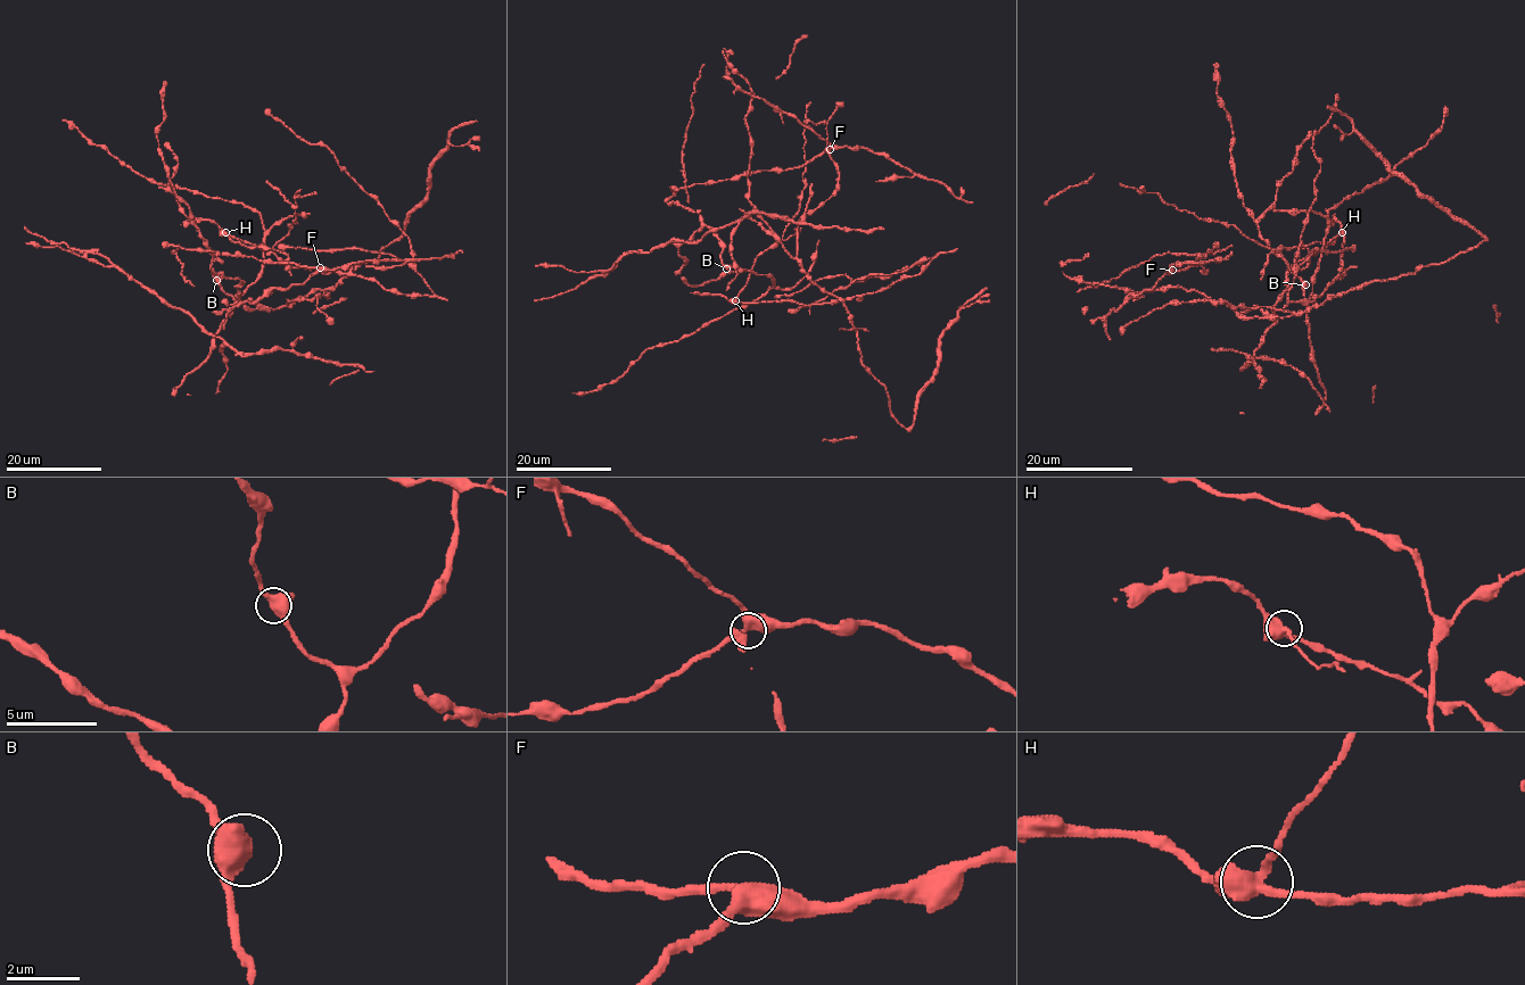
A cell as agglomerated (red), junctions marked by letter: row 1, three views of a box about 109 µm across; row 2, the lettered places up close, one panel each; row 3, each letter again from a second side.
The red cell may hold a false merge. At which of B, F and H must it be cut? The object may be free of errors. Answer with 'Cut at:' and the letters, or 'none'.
Cut at: H

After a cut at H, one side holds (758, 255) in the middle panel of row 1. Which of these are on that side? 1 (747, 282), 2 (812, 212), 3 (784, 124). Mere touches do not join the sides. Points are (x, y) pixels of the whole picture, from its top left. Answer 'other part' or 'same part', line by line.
1: same part
2: other part
3: other part

